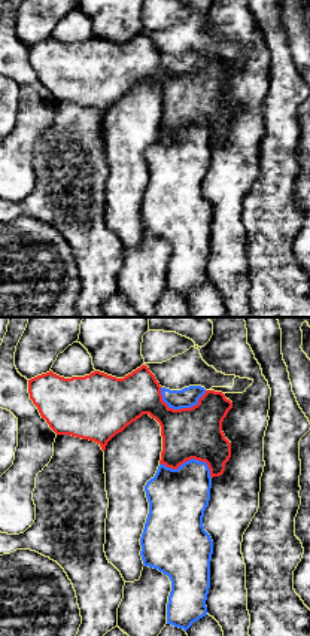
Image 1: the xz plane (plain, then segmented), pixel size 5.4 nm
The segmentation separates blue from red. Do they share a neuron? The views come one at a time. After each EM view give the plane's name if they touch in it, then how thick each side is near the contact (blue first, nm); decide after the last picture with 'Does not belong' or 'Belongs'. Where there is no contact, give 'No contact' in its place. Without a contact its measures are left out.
Touches blue in xz. Thickness 110 nm (blue) against 280 nm

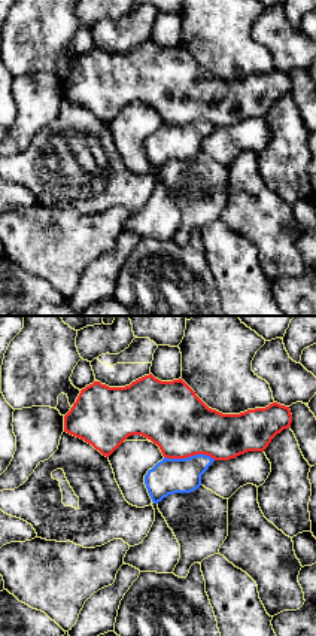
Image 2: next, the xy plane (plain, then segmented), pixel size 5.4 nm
Touches blue in xy. Thickness 190 nm (blue) against 360 nm

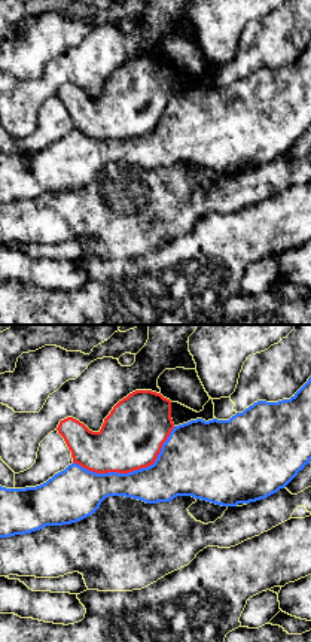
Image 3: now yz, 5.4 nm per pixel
Touches blue in yz. Thickness 280 nm (blue) against 340 nm

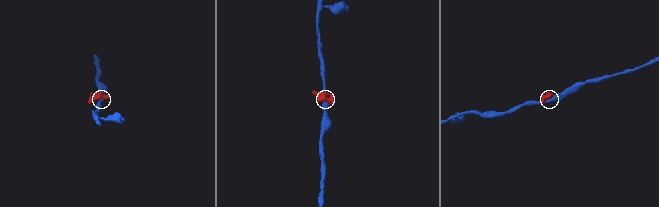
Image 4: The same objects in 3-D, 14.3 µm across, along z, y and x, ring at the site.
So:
Does not belong

